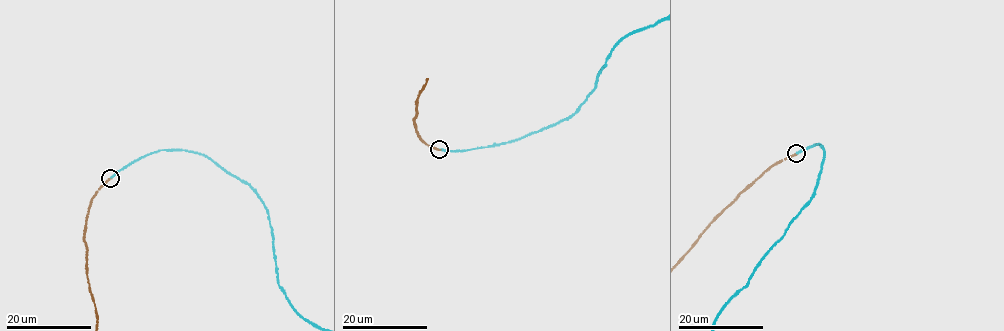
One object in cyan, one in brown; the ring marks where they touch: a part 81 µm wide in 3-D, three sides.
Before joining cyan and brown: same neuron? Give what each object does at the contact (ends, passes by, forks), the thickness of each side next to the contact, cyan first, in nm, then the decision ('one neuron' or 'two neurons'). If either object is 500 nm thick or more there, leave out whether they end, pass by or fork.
cyan ends there; brown ends there; 160 nm thick on the cyan side, 180 nm on the other; two neurons

